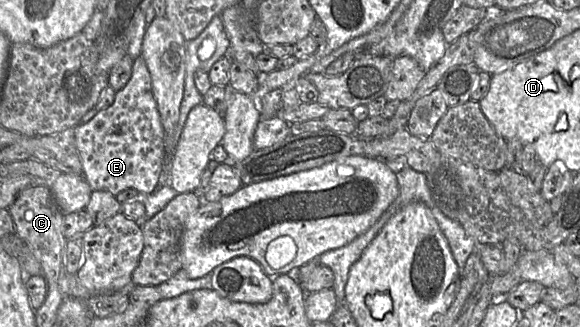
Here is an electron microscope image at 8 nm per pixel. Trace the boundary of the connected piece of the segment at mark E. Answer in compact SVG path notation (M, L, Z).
M142 56L134 59L131 78L122 89L116 91L113 104L99 111L88 122L76 125L74 136L82 163L82 175L92 191L106 191L116 196L125 189L134 188L145 196L156 189L164 166L165 133L152 92L150 73Z

